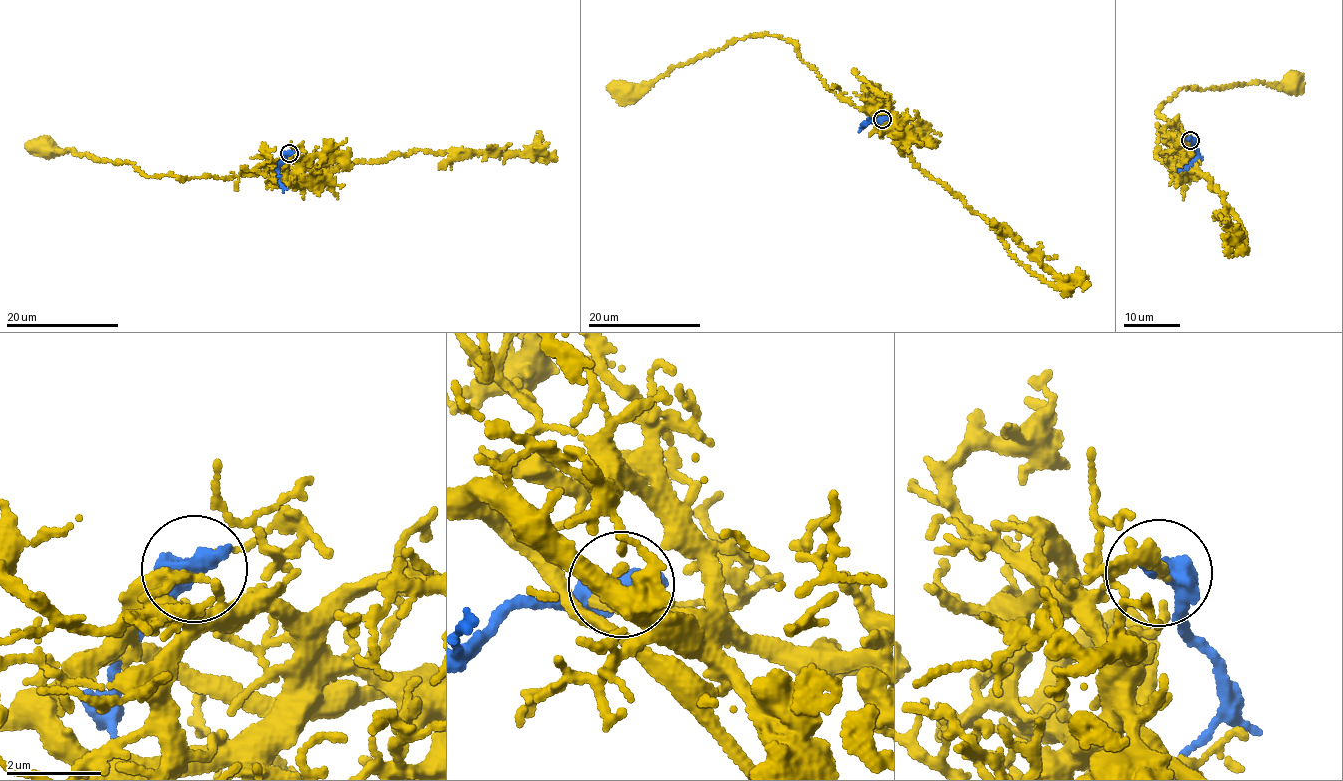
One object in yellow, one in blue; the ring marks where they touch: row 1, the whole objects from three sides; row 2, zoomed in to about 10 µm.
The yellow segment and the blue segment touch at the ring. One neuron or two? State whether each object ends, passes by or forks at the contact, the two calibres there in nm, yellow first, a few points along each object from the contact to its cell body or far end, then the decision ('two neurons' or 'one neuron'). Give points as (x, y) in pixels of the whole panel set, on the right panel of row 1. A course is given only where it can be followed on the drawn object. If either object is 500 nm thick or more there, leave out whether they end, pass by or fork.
130 nm thick on the yellow side, 500 nm on the other; yellow runs (1190, 139), (1177, 137), (1179, 145), (1184, 141), (1158, 111), (1180, 89), (1269, 84), (1297, 75); blue runs (1190, 139), (1197, 157), (1178, 171); two neurons

